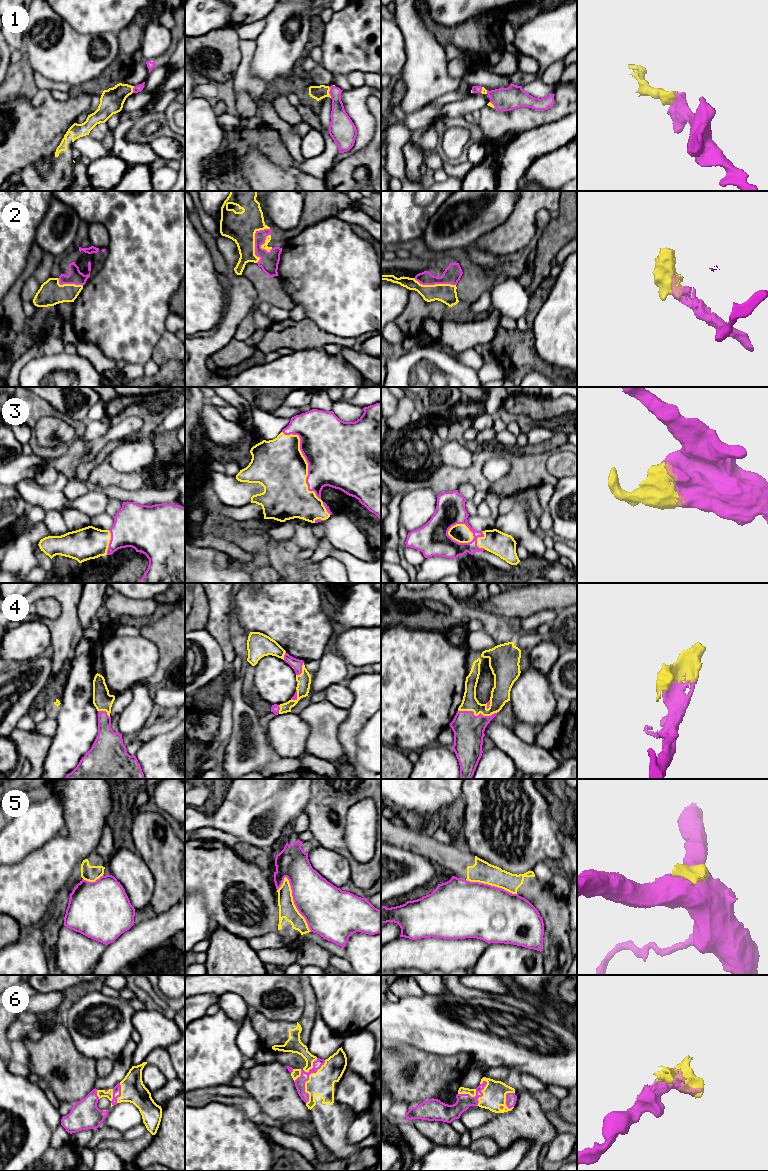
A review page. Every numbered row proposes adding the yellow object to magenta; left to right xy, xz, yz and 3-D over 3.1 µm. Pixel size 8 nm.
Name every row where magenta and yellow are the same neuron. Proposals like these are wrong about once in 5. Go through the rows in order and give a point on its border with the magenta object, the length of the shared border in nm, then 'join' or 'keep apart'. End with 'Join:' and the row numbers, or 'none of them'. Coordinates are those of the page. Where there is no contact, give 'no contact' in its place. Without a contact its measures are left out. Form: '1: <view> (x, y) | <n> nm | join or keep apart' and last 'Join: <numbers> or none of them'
1: xz (329, 92) | 90 nm | join
2: xz (255, 241) | 300 nm | join
3: xz (306, 460) | 650 nm | join
4: yz (478, 715) | 320 nm | join
5: xz (294, 903) | 500 nm | keep apart
6: xz (307, 1080) | 380 nm | join
Join: 1, 2, 3, 4, 6

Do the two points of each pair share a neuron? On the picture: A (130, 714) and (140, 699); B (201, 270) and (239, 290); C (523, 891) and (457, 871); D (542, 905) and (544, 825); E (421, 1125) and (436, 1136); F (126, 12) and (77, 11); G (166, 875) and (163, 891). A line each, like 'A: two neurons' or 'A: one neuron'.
A: one neuron
B: two neurons
C: one neuron
D: two neurons
E: one neuron
F: one neuron
G: one neuron

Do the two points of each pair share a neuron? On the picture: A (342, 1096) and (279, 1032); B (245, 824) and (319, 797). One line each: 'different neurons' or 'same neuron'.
A: different neurons
B: different neurons

